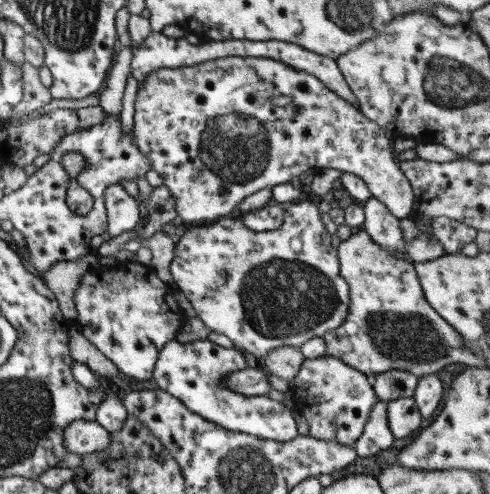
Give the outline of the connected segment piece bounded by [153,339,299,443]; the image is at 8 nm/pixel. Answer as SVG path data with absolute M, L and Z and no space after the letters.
M201 339L182 343L178 340L171 341L162 348L153 370L153 378L158 388L170 393L172 396L181 400L186 408L192 412L198 413L204 420L214 422L226 430L232 432L244 432L252 436L260 437L264 440L275 440L278 442L288 442L298 436L296 420L292 415L293 410L289 409L284 403L278 402L268 397L268 395L245 395L238 392L232 392L222 386L220 379L228 373L246 369L246 354L235 347L224 348L218 344L212 343L208 339Z

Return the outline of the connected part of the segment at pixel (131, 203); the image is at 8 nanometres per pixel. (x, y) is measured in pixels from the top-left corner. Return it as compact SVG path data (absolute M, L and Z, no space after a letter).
M121 184L106 187L104 193L107 224L113 236L132 229L140 220L141 201L130 196Z

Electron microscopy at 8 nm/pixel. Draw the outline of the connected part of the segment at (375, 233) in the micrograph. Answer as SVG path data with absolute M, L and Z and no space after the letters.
M370 197L363 208L365 212L364 231L368 233L368 236L376 244L380 244L380 248L392 252L404 262L413 262L406 253L400 219L394 216L388 207L376 197Z

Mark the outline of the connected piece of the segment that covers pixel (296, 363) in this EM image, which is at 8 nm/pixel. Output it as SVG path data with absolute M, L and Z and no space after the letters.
M280 346L266 354L264 366L270 374L287 380L289 383L296 378L305 356L296 346Z

